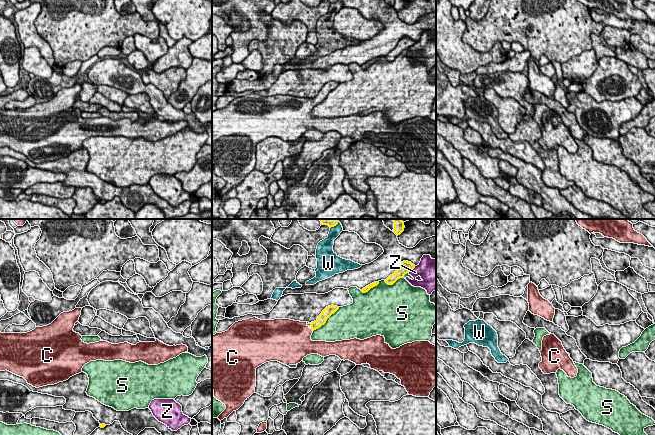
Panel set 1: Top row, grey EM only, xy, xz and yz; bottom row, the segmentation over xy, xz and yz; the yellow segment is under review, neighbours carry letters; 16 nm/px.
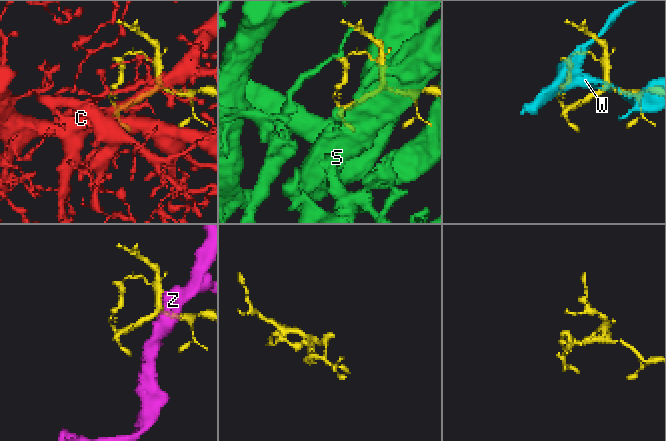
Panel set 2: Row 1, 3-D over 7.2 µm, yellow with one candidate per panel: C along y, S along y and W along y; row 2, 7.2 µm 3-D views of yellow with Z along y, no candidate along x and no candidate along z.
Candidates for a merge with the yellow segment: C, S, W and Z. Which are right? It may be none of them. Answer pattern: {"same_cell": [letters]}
{"same_cell": ["C"]}

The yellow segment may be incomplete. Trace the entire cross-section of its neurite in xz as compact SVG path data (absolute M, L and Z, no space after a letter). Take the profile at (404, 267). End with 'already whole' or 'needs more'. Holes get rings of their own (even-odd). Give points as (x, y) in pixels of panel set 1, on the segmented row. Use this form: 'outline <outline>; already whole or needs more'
outline M403 261L399 264L397 270L390 275L385 282L388 285L393 285L398 279L403 278L405 274L415 268L415 265L408 261Z; already whole

